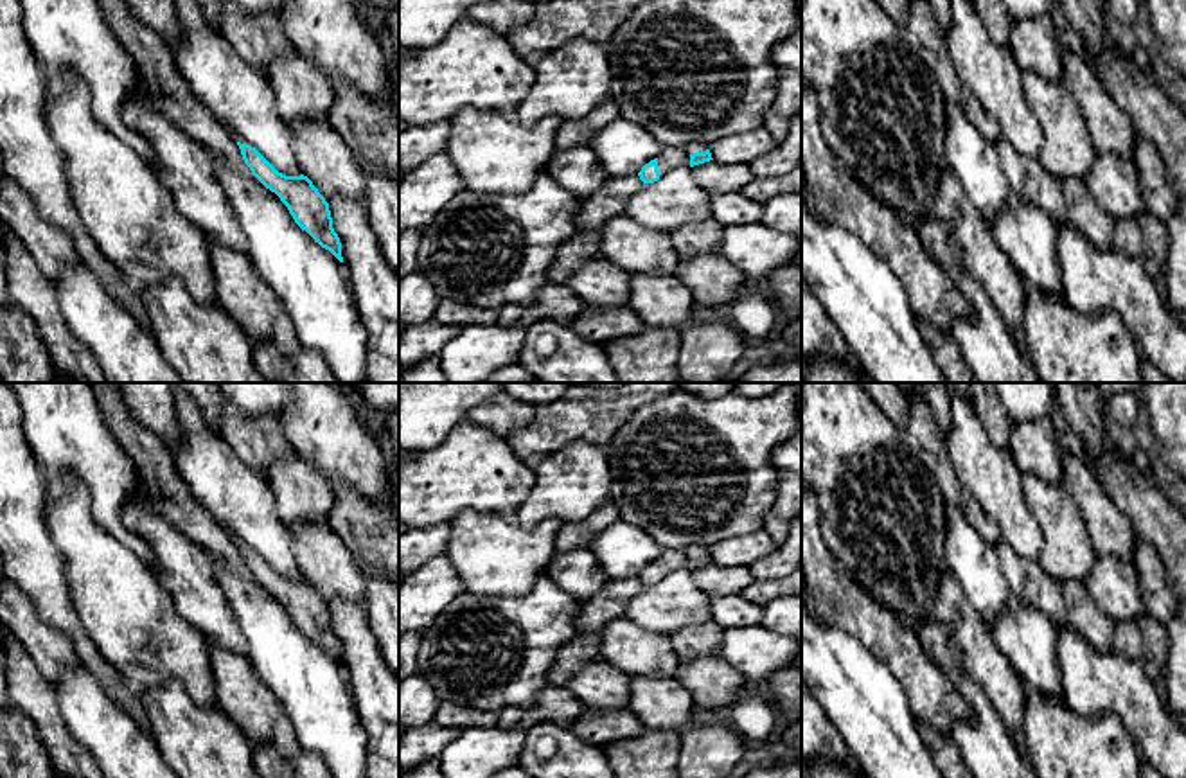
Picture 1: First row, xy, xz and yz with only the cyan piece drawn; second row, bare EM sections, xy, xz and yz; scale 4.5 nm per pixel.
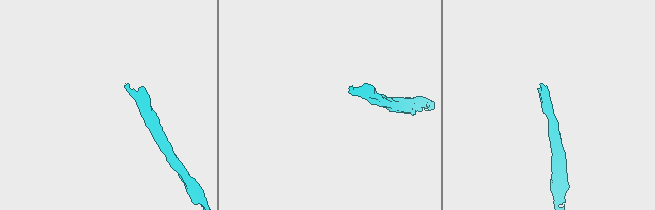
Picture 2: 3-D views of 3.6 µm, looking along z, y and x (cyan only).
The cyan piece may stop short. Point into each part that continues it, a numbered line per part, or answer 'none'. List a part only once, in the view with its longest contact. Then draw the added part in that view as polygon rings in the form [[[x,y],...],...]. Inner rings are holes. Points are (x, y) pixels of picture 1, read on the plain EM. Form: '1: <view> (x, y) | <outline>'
1: xz (671, 559) | [[[704,546],[663,550],[663,553],[658,559],[659,580],[665,579],[674,570],[690,568],[690,559],[694,555],[704,555],[706,552],[708,548]]]

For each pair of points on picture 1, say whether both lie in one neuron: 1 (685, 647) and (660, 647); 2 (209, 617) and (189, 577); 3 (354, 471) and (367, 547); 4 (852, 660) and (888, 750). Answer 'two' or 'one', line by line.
1: two
2: one
3: two
4: one

